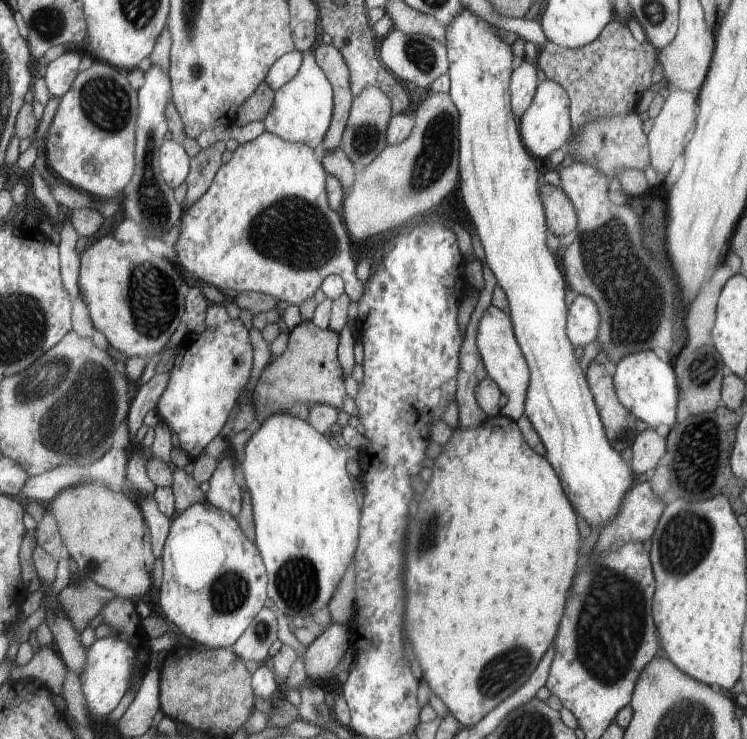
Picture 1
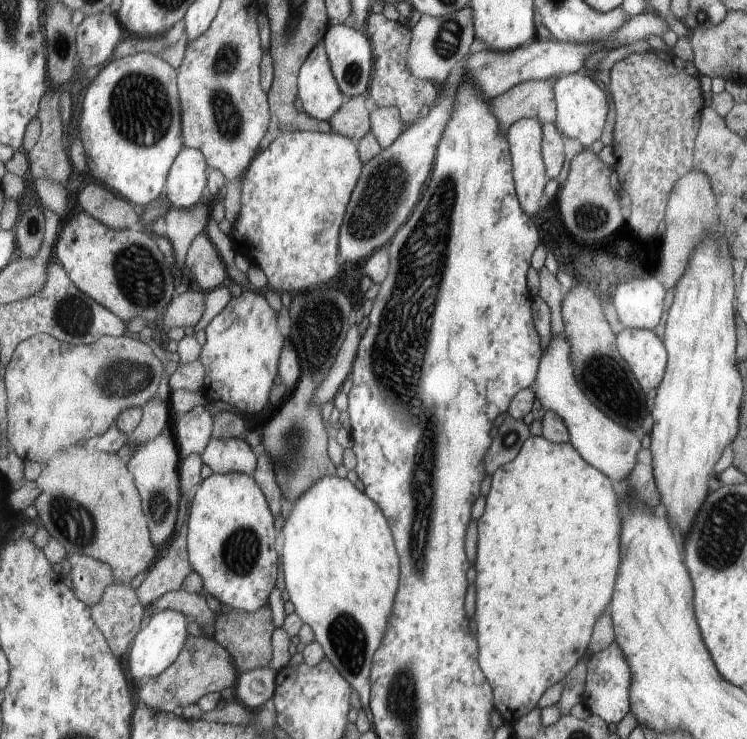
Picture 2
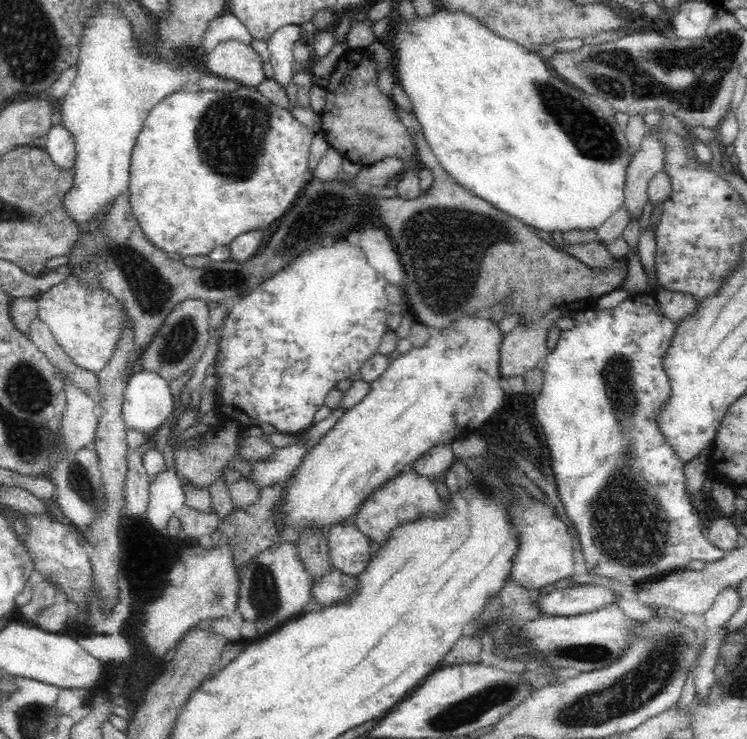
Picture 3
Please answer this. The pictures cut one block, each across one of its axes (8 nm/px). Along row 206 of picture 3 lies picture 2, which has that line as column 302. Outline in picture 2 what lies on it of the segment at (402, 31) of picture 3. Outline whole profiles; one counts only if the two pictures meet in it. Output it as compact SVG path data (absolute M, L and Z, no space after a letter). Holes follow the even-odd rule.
M325 475L315 481L296 501L286 520L279 523L281 536L281 568L285 589L294 612L313 631L314 640L340 674L357 692L361 706L367 706L370 693L371 656L377 650L385 626L387 614L393 606L393 594L397 588L397 554L393 548L390 528L381 509L368 495L359 492L347 479Z

